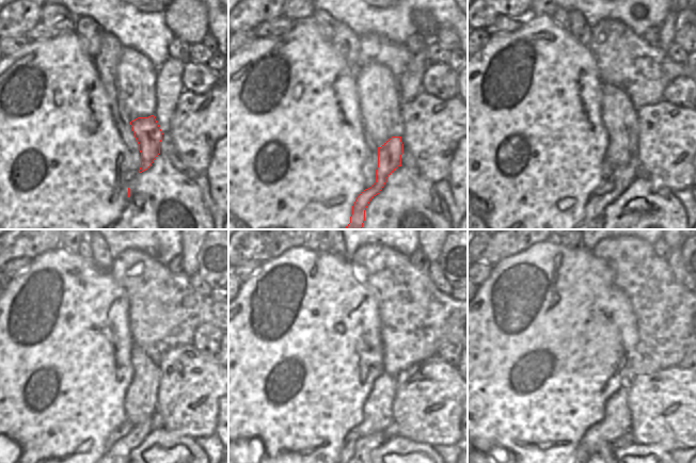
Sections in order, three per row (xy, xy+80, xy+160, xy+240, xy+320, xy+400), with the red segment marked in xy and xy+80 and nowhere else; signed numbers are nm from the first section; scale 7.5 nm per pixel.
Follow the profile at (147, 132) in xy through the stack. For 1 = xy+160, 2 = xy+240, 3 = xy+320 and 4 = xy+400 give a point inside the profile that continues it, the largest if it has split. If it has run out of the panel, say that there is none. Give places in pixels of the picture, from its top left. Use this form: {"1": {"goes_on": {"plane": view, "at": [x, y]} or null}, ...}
{"1": {"goes_on": {"plane": "xy+160", "at": [623, 175]}}, "2": {"goes_on": {"plane": "xy+240", "at": [124, 446]}}, "3": {"goes_on": {"plane": "xy+320", "at": [364, 446]}}, "4": {"goes_on": {"plane": "xy+400", "at": [603, 446]}}}

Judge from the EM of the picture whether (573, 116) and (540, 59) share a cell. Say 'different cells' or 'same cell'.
same cell

